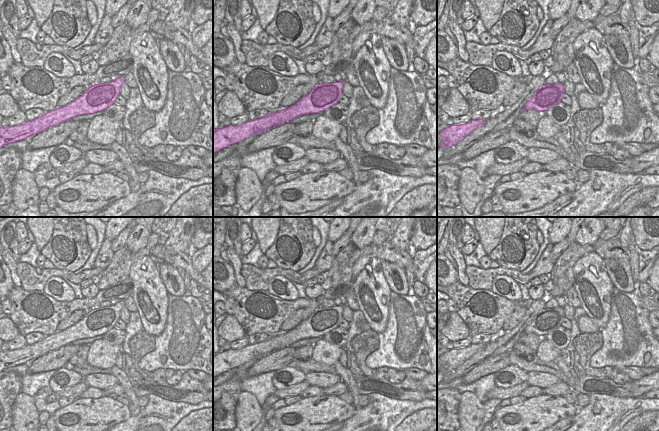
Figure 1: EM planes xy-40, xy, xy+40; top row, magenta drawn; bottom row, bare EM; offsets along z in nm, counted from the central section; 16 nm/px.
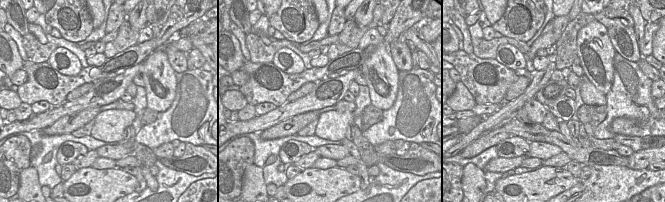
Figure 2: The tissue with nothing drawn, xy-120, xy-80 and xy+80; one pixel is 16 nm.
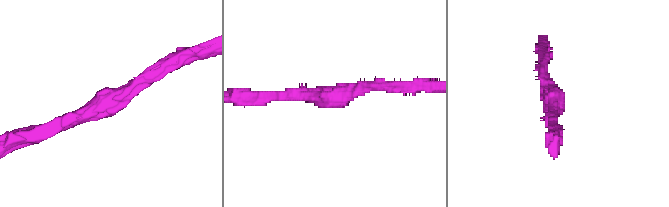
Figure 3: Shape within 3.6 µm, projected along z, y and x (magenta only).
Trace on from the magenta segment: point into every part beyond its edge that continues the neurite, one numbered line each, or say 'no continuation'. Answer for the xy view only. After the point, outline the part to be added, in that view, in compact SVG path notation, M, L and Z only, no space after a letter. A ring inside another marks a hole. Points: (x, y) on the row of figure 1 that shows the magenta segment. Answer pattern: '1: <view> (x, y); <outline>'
no continuation

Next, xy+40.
no continuation

